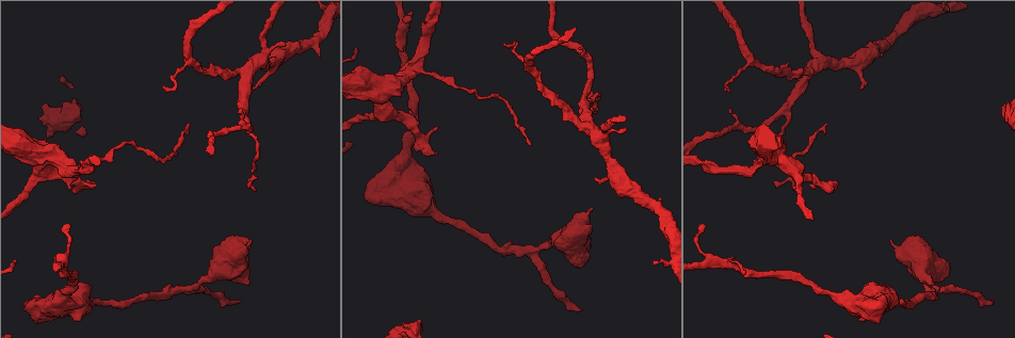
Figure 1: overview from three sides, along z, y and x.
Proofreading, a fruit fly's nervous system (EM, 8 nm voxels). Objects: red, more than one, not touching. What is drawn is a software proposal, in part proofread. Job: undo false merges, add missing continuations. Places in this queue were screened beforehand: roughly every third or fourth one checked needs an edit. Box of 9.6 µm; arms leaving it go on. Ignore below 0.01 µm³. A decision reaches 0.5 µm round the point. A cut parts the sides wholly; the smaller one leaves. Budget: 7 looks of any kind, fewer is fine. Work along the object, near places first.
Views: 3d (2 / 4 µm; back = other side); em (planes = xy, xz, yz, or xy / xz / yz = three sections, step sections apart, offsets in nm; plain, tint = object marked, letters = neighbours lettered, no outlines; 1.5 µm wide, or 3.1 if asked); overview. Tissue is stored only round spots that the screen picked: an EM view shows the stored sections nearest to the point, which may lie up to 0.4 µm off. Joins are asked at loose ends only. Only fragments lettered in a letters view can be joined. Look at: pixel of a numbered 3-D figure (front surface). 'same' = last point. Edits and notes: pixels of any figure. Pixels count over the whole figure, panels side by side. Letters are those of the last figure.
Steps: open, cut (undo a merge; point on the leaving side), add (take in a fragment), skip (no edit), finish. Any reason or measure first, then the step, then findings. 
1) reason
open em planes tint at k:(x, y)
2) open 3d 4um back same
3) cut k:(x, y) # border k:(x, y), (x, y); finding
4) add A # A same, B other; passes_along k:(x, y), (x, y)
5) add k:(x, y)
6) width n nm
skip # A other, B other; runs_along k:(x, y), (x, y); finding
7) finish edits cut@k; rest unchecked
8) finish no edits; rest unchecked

three-way junction
open 3d 2um back at 1:(810, 70)

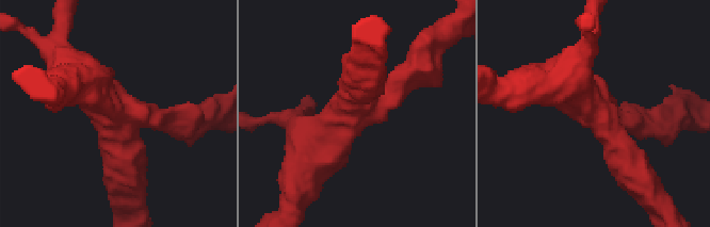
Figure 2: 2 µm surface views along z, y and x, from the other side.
shape alone is not enough
open em planes letters at 2:(352, 107)

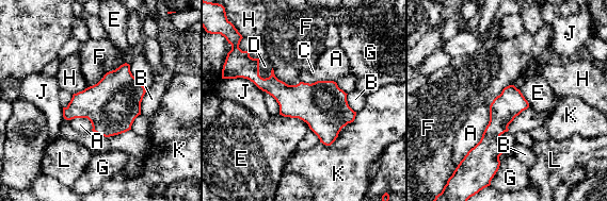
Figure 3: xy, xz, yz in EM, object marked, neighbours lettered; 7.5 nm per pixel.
skip # A other, B other, C other, D other, E other, F other, G other, H other, J other, K other, L other; border 3:(280, 114), (298, 117), (309, 128); all the same neuron

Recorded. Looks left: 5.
sharp bend
open em planes tint at 1:(755, 169)

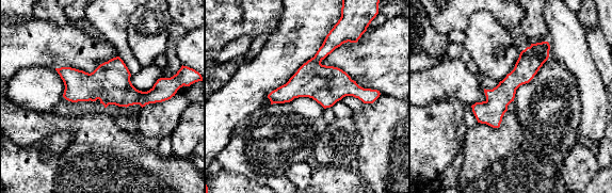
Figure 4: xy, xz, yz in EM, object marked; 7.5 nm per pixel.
open em planes letters same

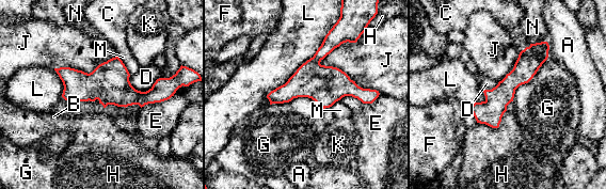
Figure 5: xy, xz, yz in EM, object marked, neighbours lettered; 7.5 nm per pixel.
skip # A other, B other, C other, D other, E other, F other, G other, H other, J other, K other, L other, M other, N other; border 5:(270, 104), (311, 97), (323, 109); continuous, no second neuron

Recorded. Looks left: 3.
free end
open 3d 4um at 1:(240, 302)

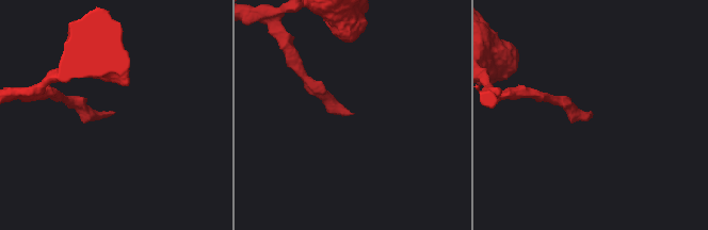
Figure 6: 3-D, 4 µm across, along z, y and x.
need the tissue
open em planes letters at 6:(590, 112)

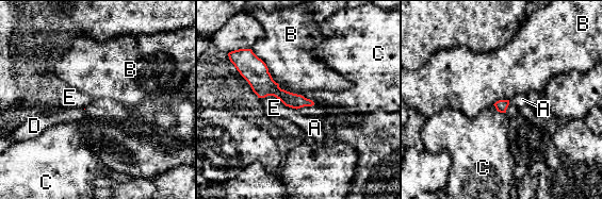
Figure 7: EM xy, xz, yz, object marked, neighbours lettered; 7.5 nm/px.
longest_contact B 550 nm
skip # A other, B other, C other, D other, E other; border 7:(250, 49), (281, 88), (303, 96); no lettered fragment goes on from it

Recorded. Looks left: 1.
finish no edits; rest unchecked

